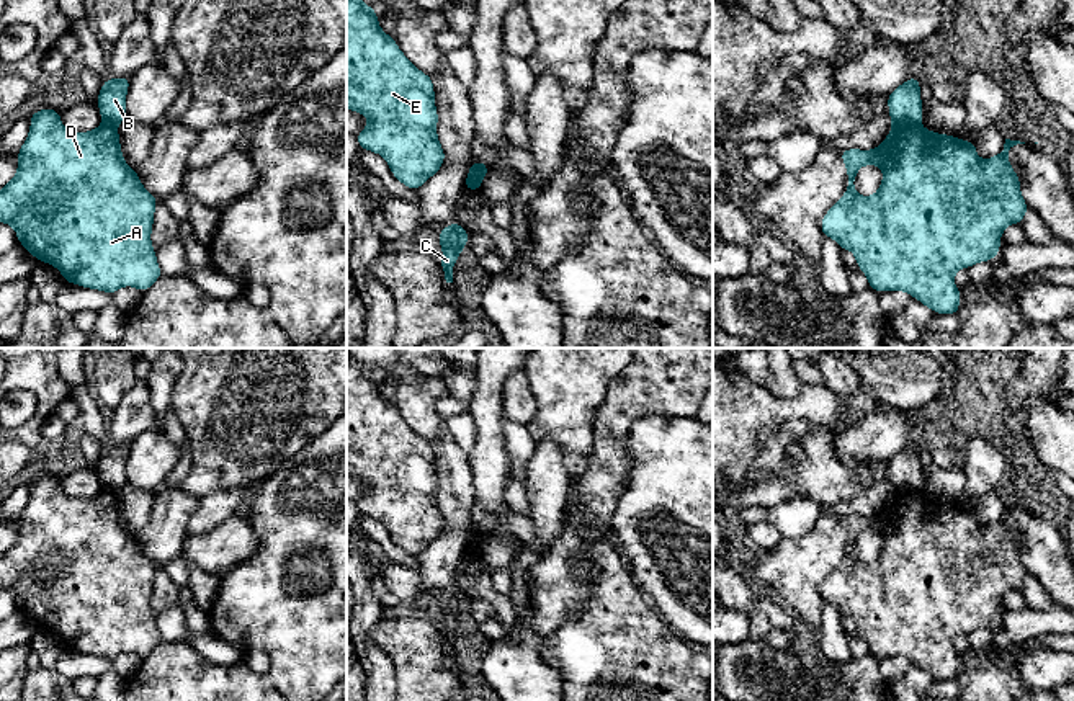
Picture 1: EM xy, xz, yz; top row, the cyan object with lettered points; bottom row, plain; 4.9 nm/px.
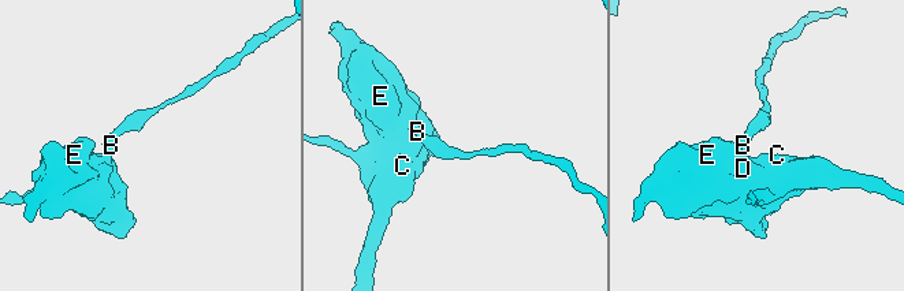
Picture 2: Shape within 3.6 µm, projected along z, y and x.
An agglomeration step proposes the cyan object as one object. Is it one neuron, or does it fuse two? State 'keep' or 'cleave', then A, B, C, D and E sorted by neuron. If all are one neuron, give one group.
cleave | A C D E / B

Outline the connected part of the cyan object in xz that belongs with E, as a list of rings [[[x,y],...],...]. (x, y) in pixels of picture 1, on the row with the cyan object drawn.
[[[347,0],[347,108],[369,119],[356,134],[360,149],[383,155],[392,175],[410,190],[420,190],[445,162],[433,98],[432,77],[420,72],[379,28],[378,13],[363,0]]]

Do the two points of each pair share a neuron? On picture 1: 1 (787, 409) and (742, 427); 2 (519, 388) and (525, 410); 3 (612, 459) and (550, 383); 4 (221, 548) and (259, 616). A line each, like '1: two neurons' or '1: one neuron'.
1: one neuron
2: one neuron
3: two neurons
4: two neurons

